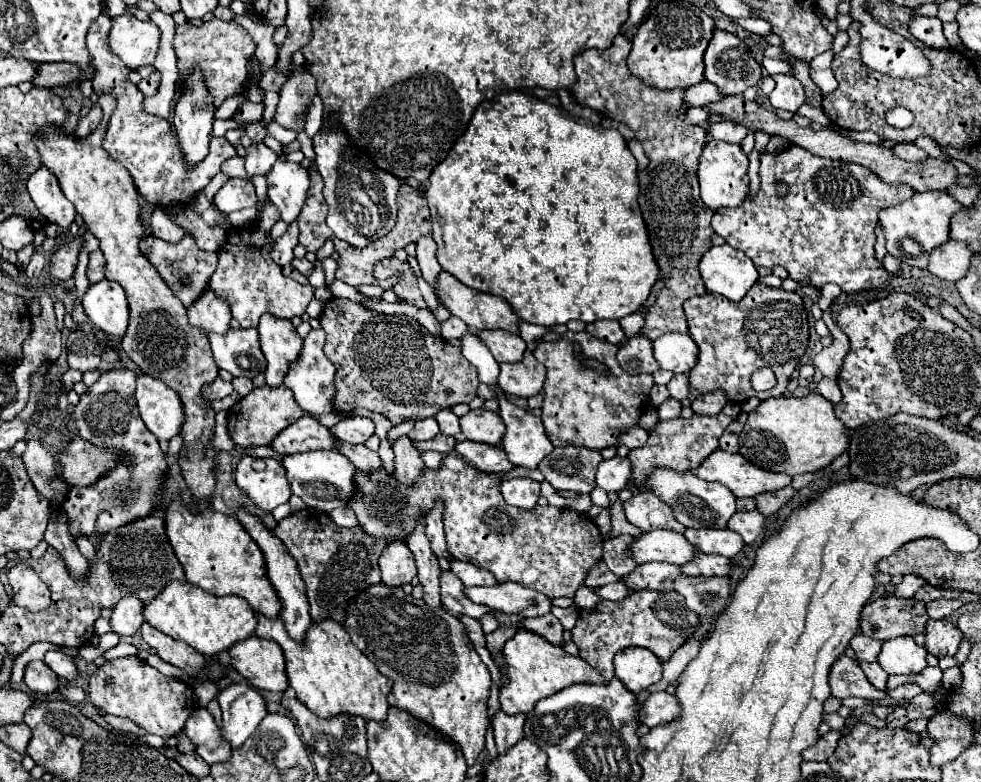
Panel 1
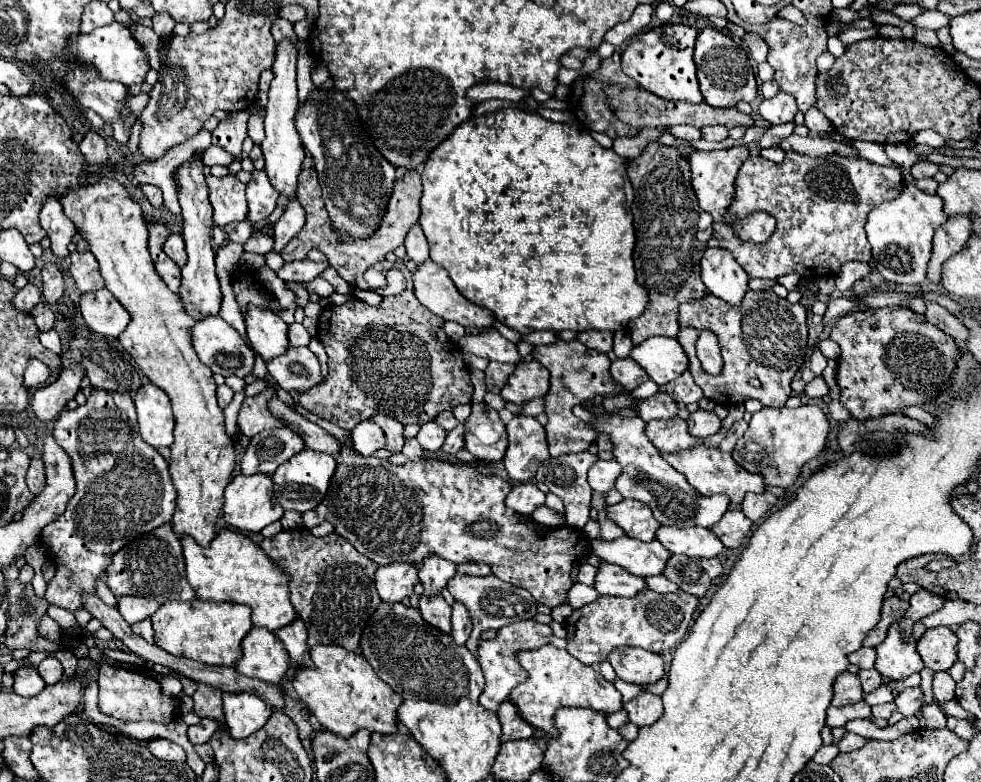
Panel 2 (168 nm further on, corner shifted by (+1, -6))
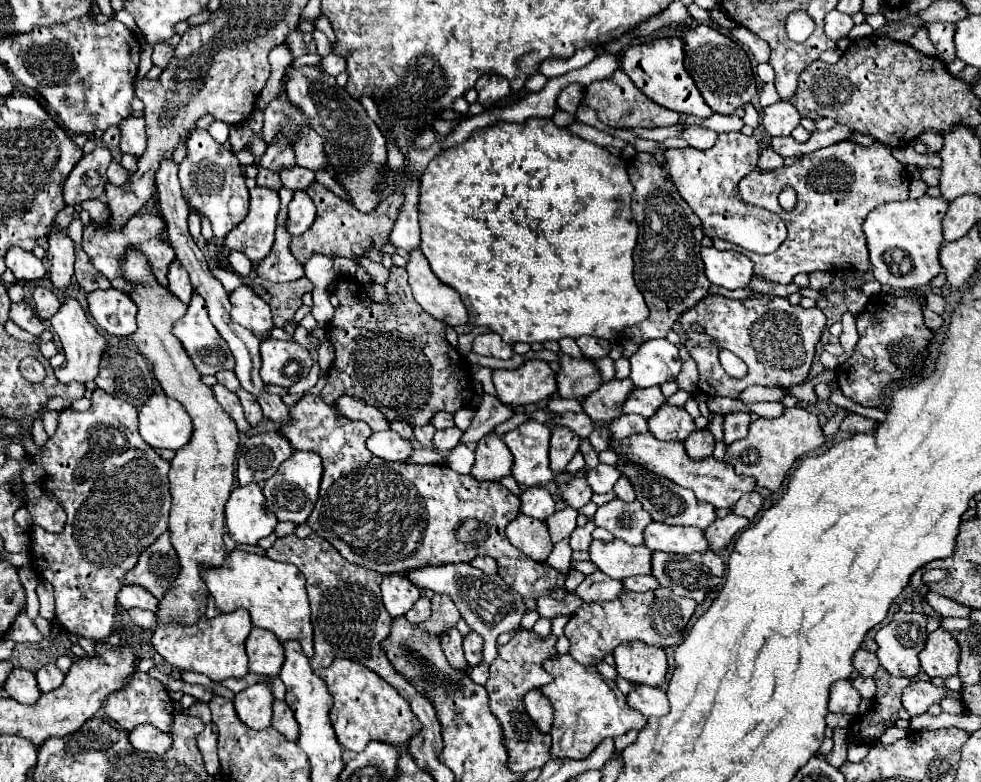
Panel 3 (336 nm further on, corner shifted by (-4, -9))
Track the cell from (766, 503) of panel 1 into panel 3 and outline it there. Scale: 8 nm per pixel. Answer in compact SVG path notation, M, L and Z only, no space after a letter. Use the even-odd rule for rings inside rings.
M750 492L750 494L744 494L734 506L732 506L732 512L734 514L742 514L746 516L750 522L754 522L758 510L762 508L764 504L764 496L758 494L758 492Z

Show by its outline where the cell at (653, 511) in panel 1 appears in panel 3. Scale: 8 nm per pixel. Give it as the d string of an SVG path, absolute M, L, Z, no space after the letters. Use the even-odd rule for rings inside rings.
M612 500L596 510L594 522L596 526L602 526L608 532L612 532L616 538L632 546L638 546L644 544L644 526L652 522L652 516L646 510L642 510L638 500Z

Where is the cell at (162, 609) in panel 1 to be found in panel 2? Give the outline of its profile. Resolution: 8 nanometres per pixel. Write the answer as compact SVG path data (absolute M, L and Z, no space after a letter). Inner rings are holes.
M171 601L161 605L159 611L151 617L151 621L155 631L153 635L155 645L165 649L167 653L207 665L225 665L225 667L233 667L241 659L241 639L253 627L251 607L239 603L211 603L211 601L195 603Z

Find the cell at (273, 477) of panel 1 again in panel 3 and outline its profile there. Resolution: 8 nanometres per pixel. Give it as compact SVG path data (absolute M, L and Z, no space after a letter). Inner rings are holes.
M258 484L238 486L226 502L226 528L232 540L240 544L258 544L274 532L278 518L268 514L264 494Z

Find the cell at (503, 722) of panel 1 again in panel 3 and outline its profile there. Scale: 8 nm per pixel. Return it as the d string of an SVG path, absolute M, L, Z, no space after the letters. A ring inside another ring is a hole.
M530 690L524 696L524 708L528 710L528 716L538 726L540 732L548 734L552 726L552 706L550 702L540 694L540 690Z

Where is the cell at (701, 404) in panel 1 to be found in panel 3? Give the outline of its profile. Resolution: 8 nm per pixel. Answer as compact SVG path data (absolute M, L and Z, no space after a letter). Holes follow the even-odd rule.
M694 430L694 432L686 438L684 448L686 448L686 452L688 452L690 458L702 460L702 458L706 458L706 456L712 454L714 444L716 444L716 440L714 440L714 436L712 436L710 430Z

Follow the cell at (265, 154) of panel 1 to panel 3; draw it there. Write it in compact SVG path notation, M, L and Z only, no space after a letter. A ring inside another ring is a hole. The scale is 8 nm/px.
M256 186L250 190L248 216L224 238L226 250L242 250L252 262L260 262L270 254L274 242L276 214L280 210L280 196L274 188Z

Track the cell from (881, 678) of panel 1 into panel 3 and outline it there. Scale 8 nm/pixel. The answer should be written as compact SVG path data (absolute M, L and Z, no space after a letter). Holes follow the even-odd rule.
M856 676L852 680L852 686L862 694L862 698L872 698L872 694L876 694L876 682L874 682L874 678Z

